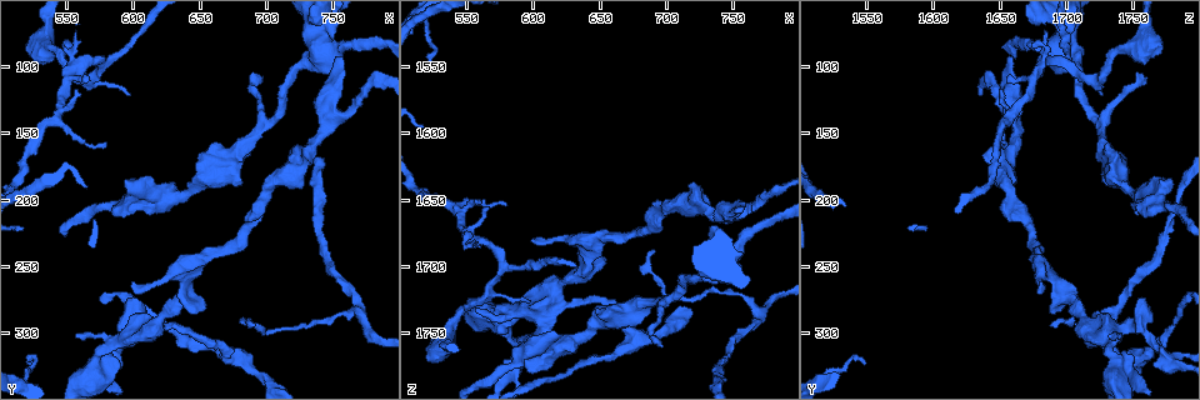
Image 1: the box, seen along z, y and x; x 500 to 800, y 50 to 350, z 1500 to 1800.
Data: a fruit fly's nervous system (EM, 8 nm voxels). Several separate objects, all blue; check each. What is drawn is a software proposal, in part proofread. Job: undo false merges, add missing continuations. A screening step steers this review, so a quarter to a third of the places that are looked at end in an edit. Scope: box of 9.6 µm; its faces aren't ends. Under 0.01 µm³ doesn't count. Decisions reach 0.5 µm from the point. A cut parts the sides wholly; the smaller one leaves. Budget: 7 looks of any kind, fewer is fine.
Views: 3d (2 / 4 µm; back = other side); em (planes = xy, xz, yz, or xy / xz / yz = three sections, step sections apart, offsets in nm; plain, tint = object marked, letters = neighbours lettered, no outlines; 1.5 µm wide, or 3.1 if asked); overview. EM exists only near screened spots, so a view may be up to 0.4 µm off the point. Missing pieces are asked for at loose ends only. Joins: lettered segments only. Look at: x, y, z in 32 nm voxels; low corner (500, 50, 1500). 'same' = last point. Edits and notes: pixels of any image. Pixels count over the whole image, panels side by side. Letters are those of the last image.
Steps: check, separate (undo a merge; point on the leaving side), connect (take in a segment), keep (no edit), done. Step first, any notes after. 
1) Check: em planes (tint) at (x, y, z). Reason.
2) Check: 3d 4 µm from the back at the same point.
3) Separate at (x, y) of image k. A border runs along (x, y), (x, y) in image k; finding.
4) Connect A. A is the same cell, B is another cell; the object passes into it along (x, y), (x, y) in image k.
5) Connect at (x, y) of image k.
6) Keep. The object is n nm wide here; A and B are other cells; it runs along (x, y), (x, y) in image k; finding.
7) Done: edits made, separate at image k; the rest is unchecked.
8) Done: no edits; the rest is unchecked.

Check: 3d 2 µm from the back at (580, 156, 1654). Free end.

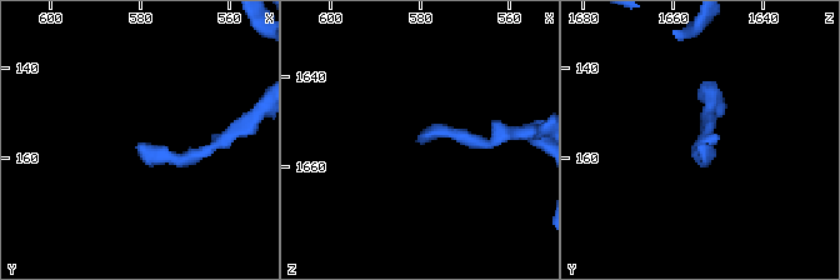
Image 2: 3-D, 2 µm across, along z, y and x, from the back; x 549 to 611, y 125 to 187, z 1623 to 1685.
Check: em yz step 4 (letters) at (580, 158, 1653). Need the tissue.

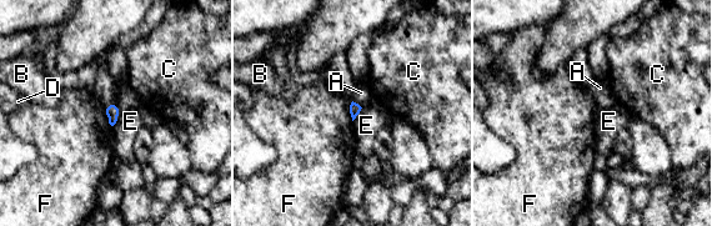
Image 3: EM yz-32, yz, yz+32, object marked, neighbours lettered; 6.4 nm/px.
Check: em planes (letters) at the same point.

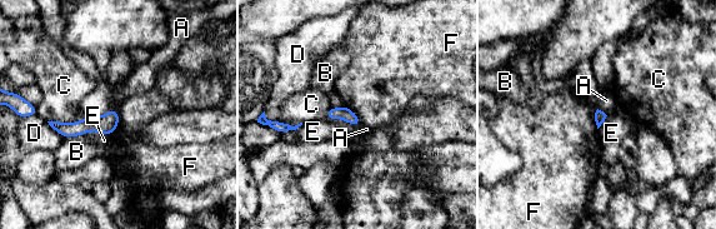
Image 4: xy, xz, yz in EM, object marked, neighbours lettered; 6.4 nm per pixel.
Keep. A, B, C, D, E and F are other cells; it runs along (115, 114), (105, 124), (54, 124) in image 4; no lettered segment goes on from it.

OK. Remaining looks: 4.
Check: 3d 2 µm from the back at (704, 188, 1656). Sudden change in width.

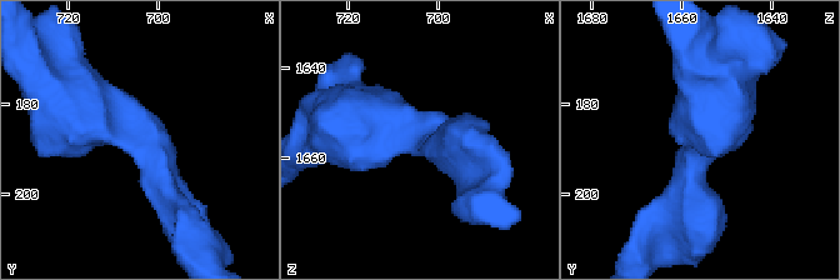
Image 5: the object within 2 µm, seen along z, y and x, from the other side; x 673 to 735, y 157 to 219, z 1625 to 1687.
Check: em planes (letters) at (702, 189, 1654). The arms are 220, 500 nm wide; need the tissue.

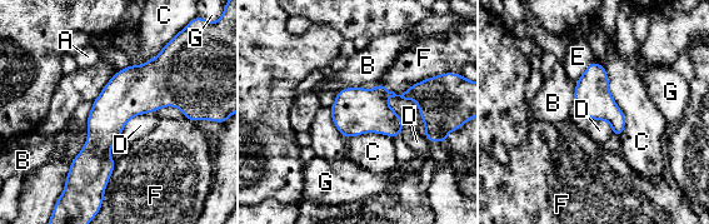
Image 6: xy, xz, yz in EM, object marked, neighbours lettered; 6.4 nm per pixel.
Keep. The object is 240 nm wide here; the longest contact is with C, 480 nm; A, B, C, D, E, F and G are other cells; all the same cell.

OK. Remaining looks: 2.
Check: em yz step 8 (tint) at (644, 194, 1748). A narrow waist.

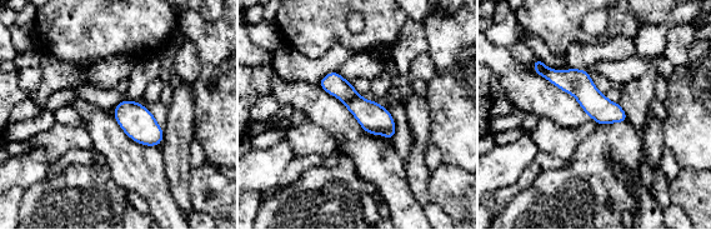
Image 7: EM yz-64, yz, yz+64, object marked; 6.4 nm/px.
Check: em planes (letters) at the same point. Another direction.

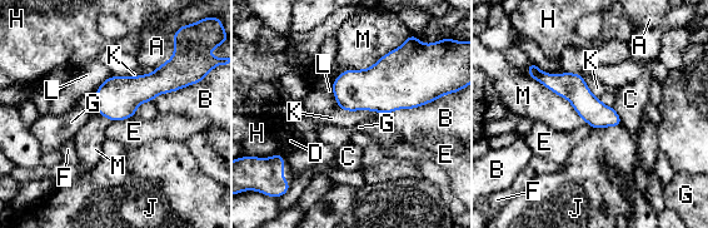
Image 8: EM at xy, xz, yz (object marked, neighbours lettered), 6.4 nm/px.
Keep. A, B, C, D, E, F, G, H, J, K, L and M are other cells; it runs along (533, 72), (618, 123) in image 8; continuous, no second cell.

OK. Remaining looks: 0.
Done: no edits; the rest is unchecked.

